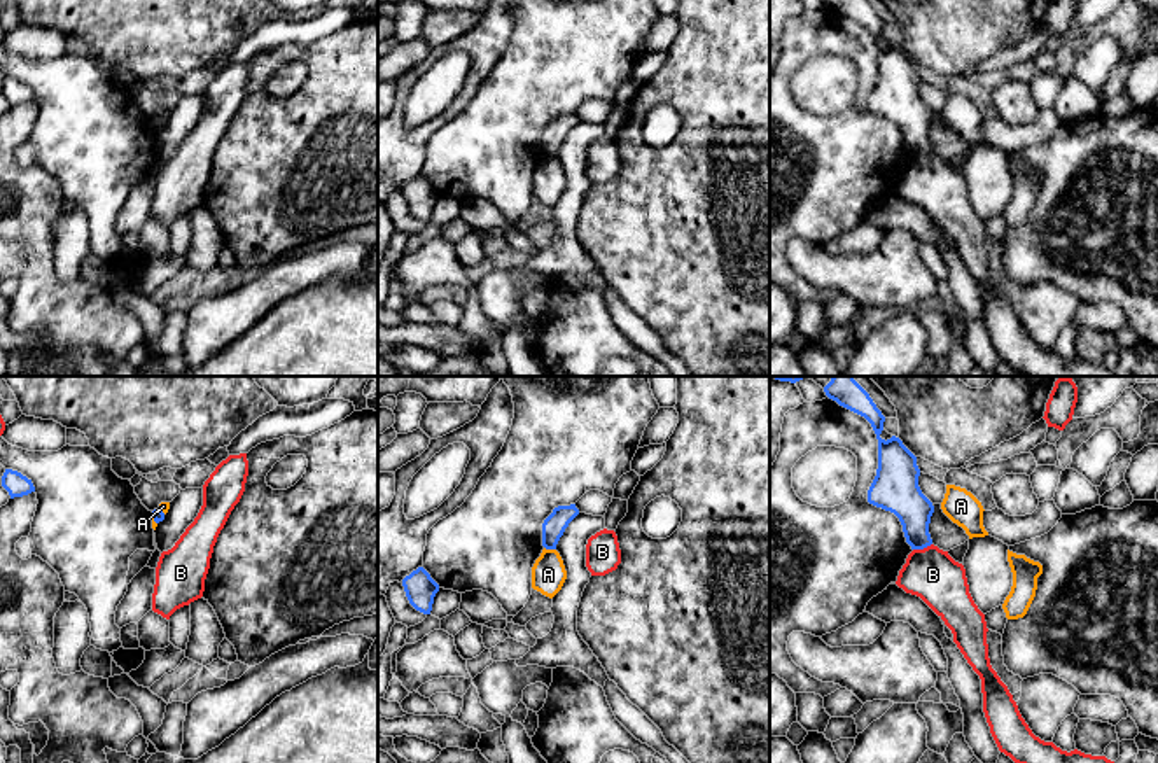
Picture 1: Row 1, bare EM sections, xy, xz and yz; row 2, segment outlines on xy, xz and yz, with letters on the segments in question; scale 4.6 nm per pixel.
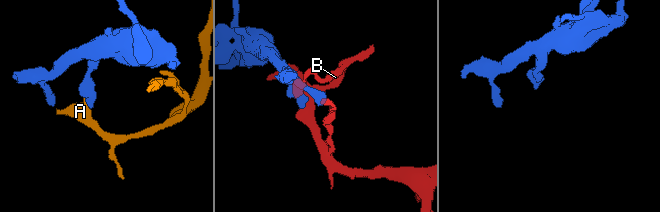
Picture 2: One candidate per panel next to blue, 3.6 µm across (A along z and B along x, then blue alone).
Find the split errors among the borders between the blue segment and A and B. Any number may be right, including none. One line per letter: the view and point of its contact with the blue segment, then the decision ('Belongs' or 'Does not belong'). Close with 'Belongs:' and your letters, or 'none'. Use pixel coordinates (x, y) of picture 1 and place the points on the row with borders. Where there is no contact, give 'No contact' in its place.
A: Touches blue at xz (550, 548). Does not belong
B: Touches blue at yz (922, 548). Does not belong
Belongs: none

